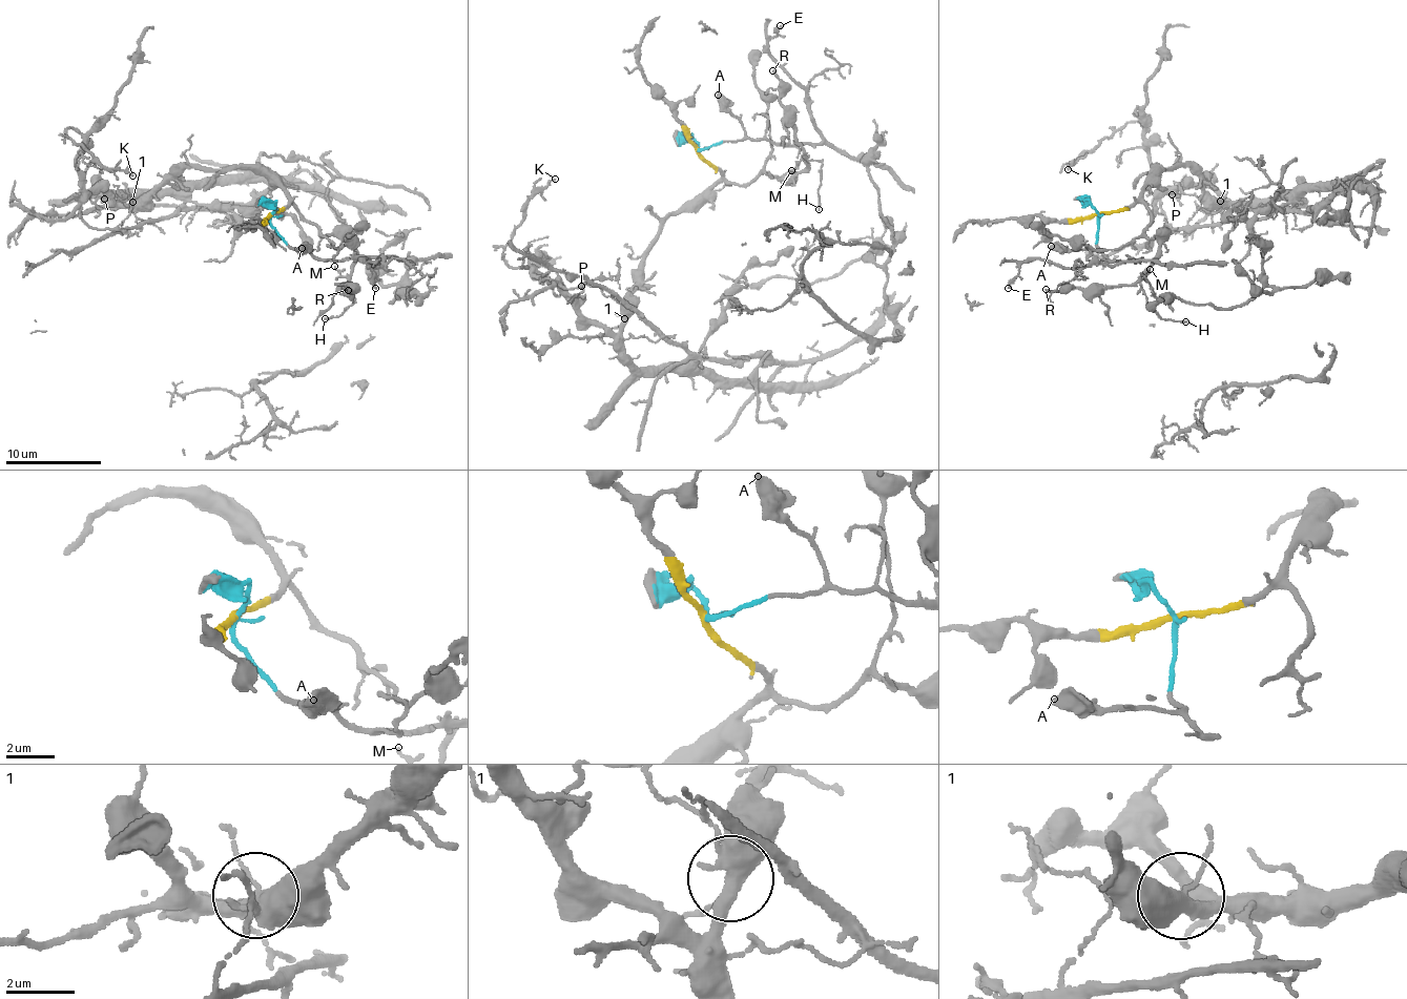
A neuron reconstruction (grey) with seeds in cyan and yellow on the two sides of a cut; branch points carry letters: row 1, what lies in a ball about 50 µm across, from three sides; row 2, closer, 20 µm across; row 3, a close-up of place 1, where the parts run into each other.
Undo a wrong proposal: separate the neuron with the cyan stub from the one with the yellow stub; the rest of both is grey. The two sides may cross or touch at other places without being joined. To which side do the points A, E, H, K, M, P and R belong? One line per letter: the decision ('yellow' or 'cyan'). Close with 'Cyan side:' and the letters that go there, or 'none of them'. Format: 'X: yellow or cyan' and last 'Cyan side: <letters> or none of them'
A: cyan
E: cyan
H: yellow
K: yellow
M: yellow
P: yellow
R: yellow
Cyan side: A, E

